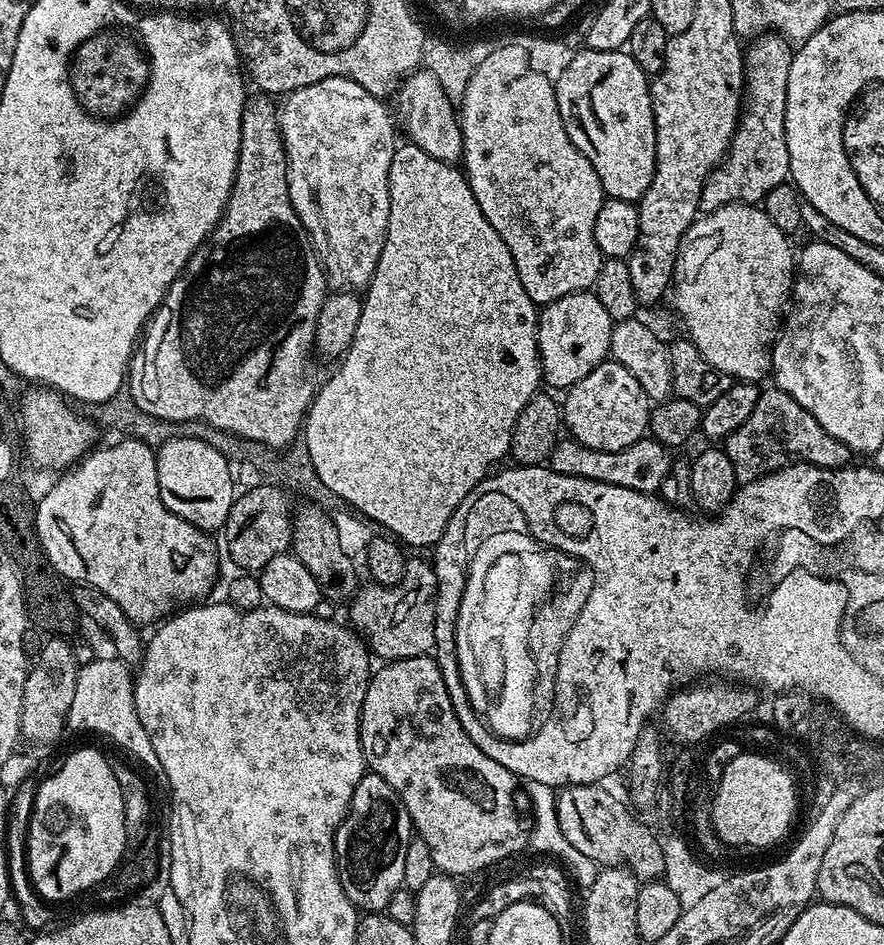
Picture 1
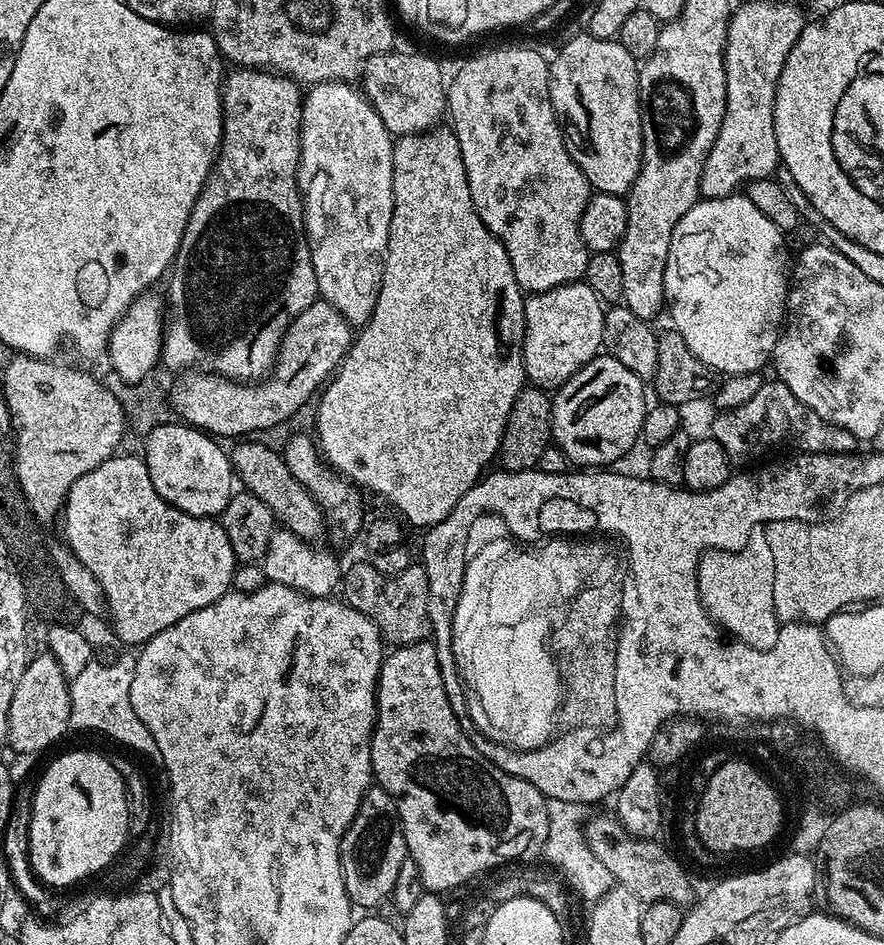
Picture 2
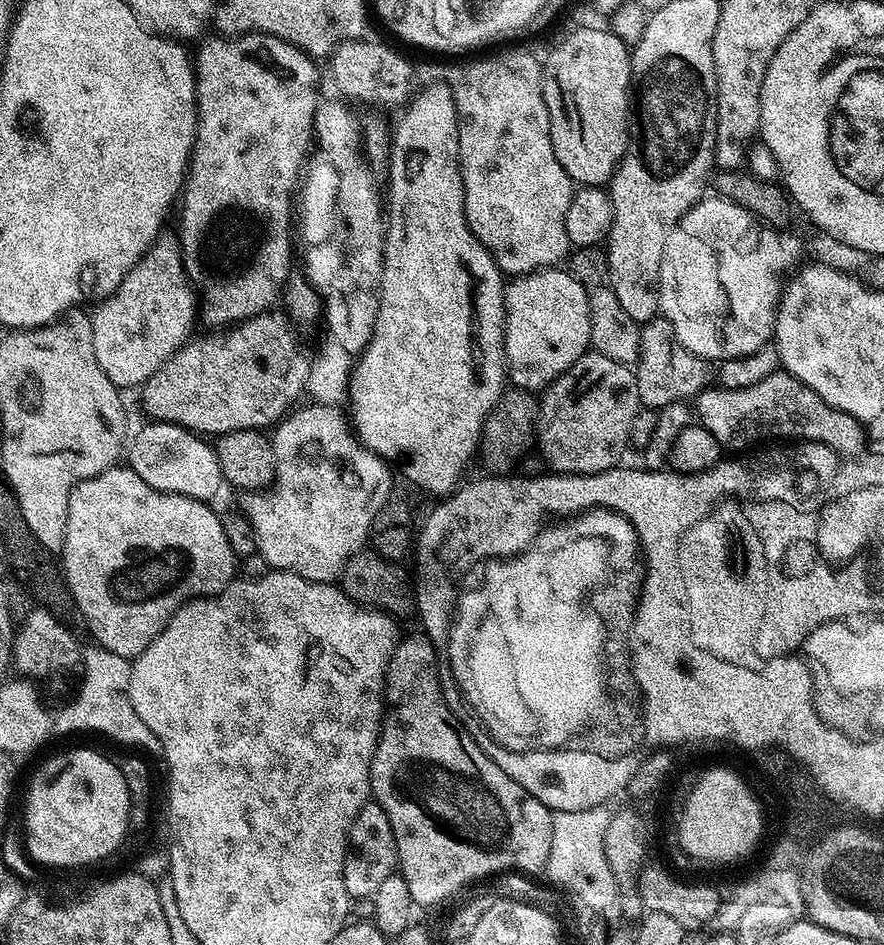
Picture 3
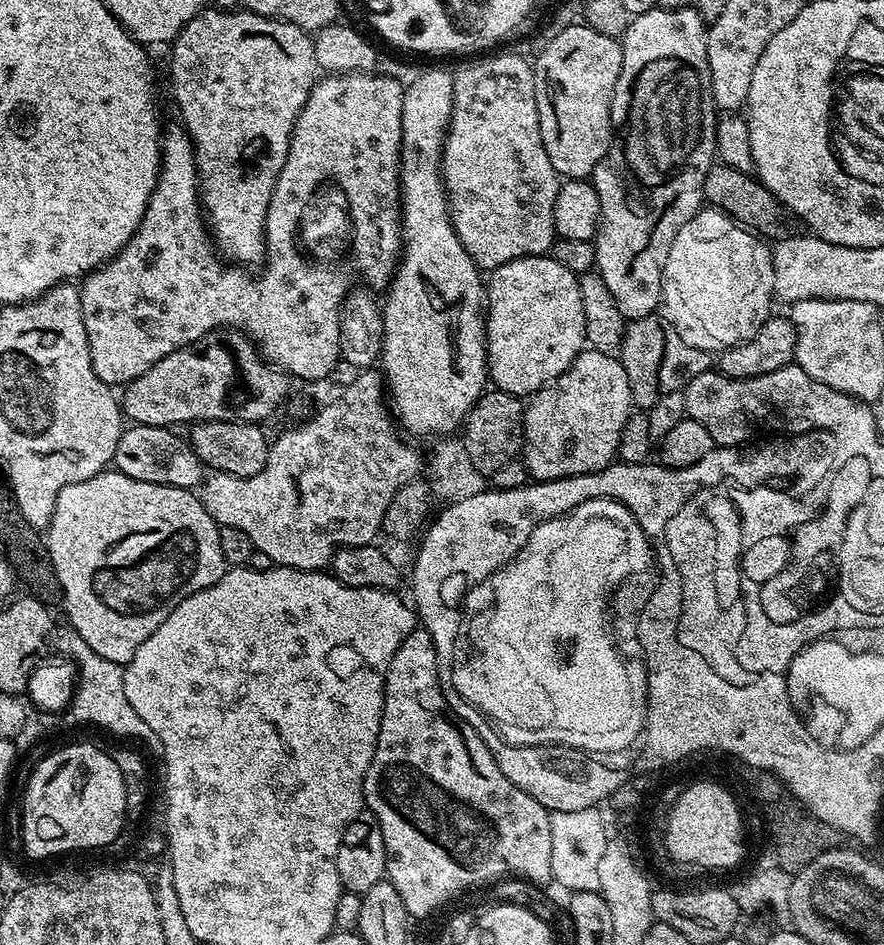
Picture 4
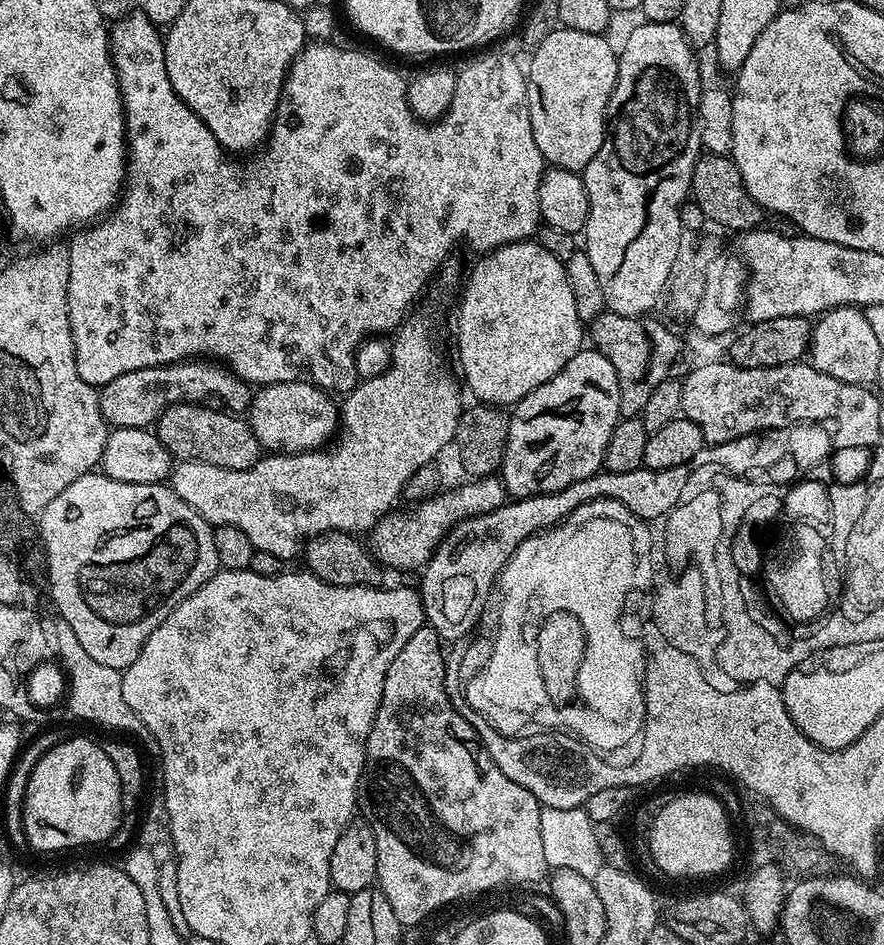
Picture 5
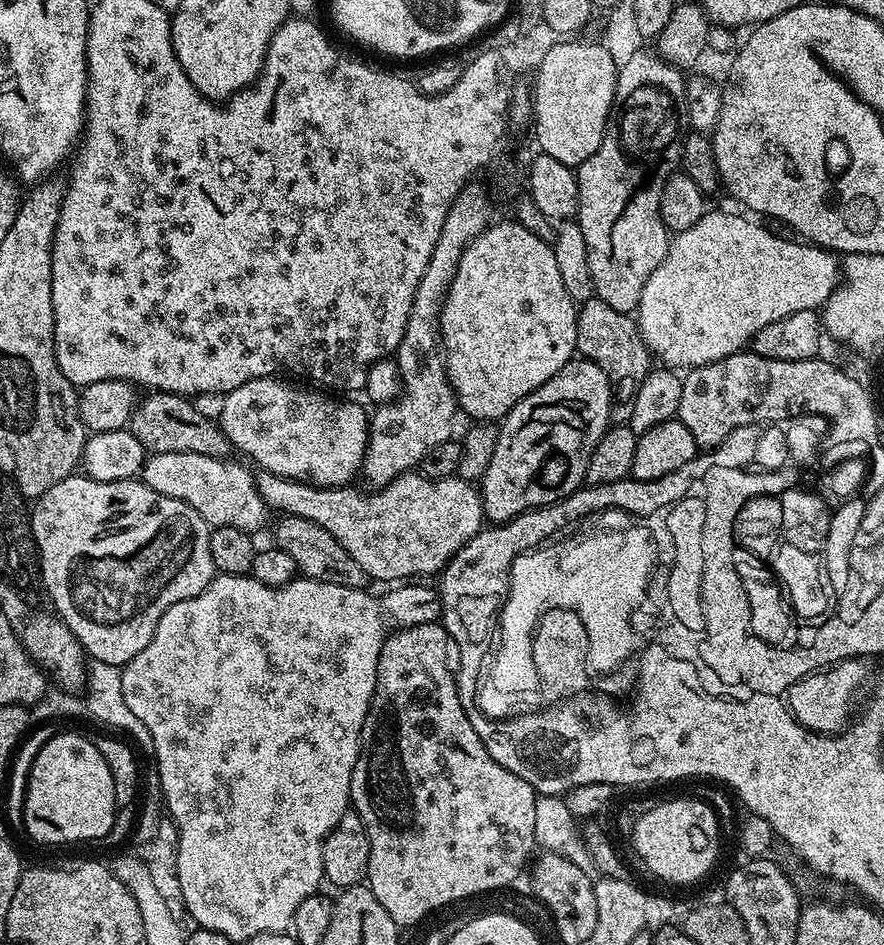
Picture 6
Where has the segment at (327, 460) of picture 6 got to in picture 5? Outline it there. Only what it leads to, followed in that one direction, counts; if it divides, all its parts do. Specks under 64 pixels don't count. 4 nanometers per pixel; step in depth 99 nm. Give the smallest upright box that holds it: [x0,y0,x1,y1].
[246,380,338,454]

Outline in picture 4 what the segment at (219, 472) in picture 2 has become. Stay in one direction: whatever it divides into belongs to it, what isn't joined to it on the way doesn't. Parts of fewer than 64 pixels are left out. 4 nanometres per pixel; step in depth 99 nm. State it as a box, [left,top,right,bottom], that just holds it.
[114,424,206,489]

